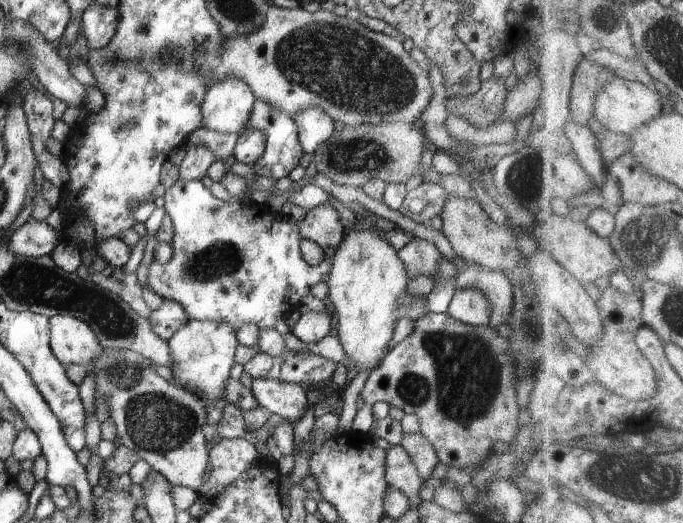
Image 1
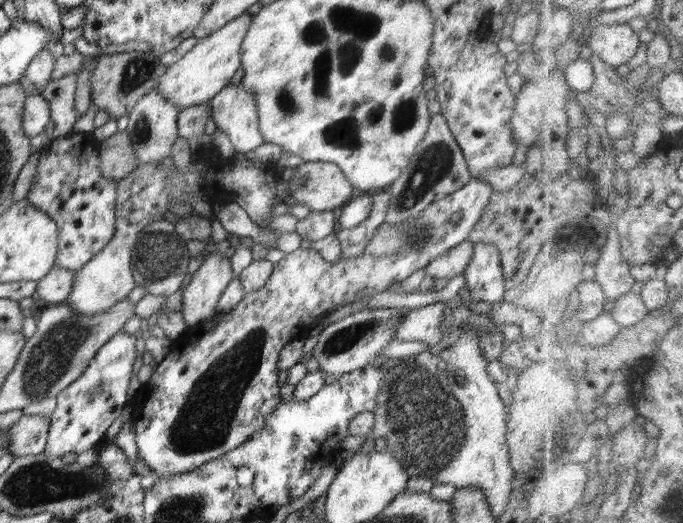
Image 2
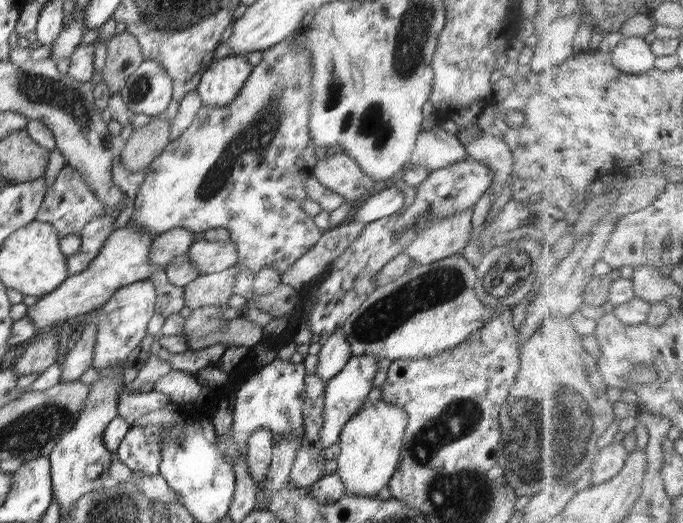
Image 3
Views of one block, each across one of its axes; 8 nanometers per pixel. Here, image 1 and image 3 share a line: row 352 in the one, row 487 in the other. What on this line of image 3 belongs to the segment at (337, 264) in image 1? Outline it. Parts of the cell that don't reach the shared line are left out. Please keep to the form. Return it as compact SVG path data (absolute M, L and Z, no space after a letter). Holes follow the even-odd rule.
M366 402L364 406L345 422L340 431L338 446L340 455L336 459L336 474L342 479L348 495L372 497L396 472L409 416L404 409L390 402Z

